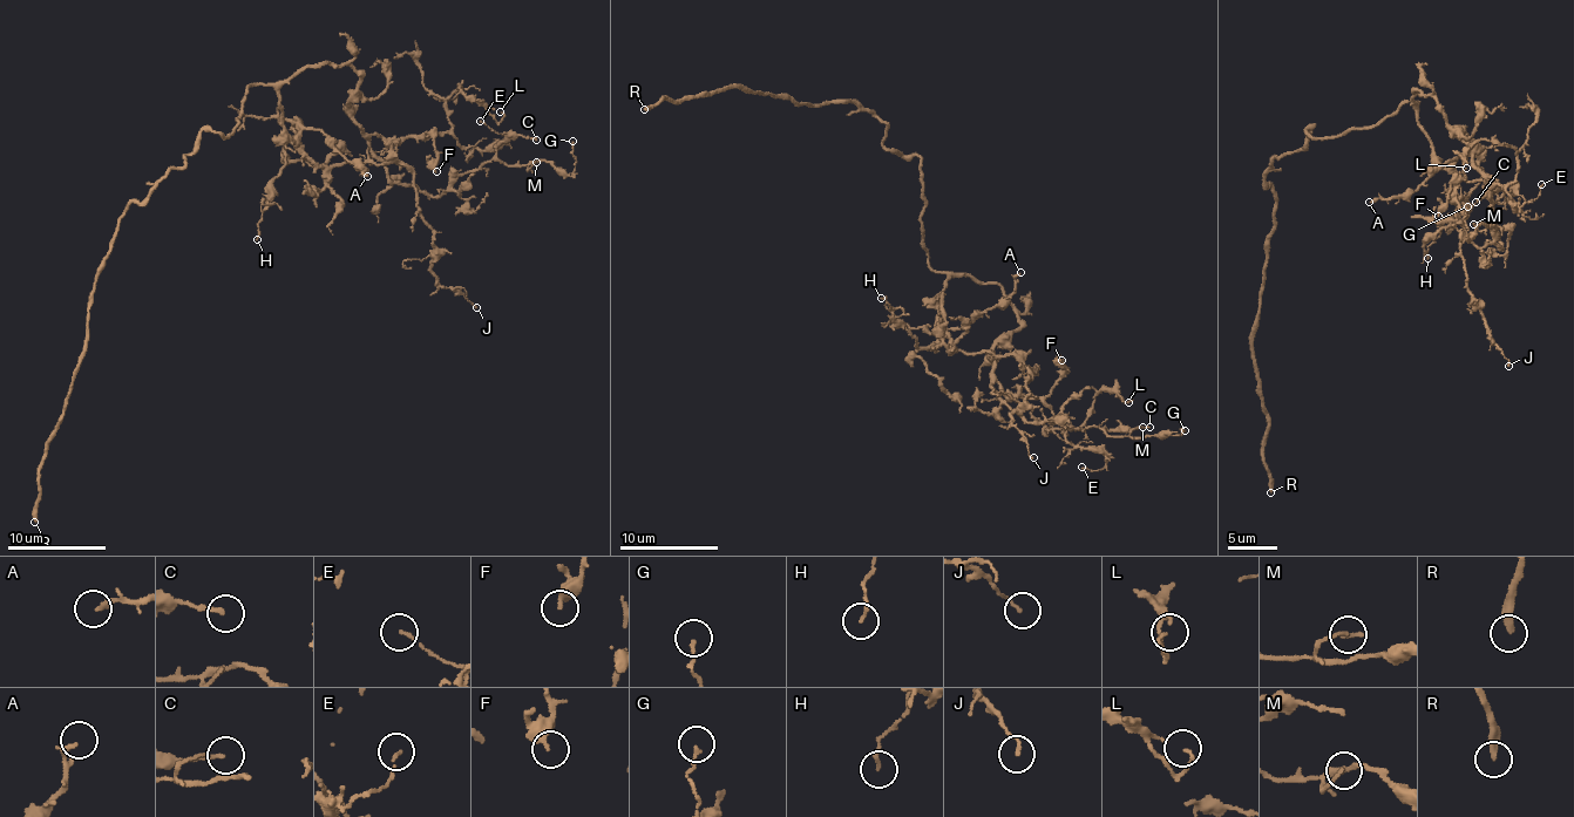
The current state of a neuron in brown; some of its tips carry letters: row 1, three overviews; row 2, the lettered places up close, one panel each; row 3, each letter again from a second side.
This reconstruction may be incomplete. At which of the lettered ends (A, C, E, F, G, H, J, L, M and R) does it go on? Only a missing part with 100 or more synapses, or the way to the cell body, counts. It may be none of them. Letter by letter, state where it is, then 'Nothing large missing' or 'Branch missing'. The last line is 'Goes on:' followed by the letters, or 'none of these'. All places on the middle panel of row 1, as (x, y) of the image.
A: Place: (1020, 272). Nothing large missing
C: Place: (1150, 427). Nothing large missing
E: Place: (1081, 467). Nothing large missing
F: Place: (1062, 360). Nothing large missing
G: Place: (1185, 430). Nothing large missing
H: Place: (881, 298). Nothing large missing
J: Place: (1033, 457). Nothing large missing
L: Place: (1128, 402). Nothing large missing
M: Place: (1142, 427). Nothing large missing
R: Place: (644, 109). Branch missing
Goes on: R

